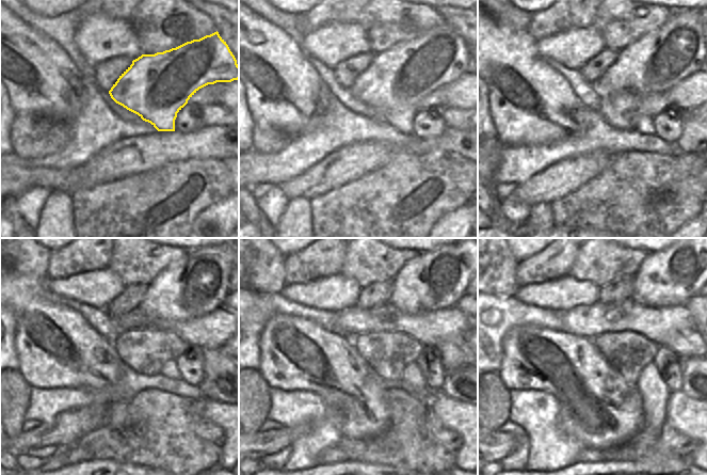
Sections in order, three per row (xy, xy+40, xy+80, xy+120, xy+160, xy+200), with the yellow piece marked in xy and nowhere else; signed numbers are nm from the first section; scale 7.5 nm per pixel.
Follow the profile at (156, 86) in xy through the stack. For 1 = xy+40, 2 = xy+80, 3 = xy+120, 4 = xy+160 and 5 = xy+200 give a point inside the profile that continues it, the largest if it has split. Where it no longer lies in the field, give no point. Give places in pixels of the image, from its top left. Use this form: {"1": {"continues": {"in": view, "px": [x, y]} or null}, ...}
{"1": {"continues": {"in": "xy+40", "px": [398, 79]}}, "2": {"continues": {"in": "xy+80", "px": [659, 60]}}, "3": {"continues": {"in": "xy+120", "px": [198, 283]}}, "4": {"continues": {"in": "xy+160", "px": [433, 280]}}, "5": {"continues": {"in": "xy+200", "px": [670, 278]}}}

